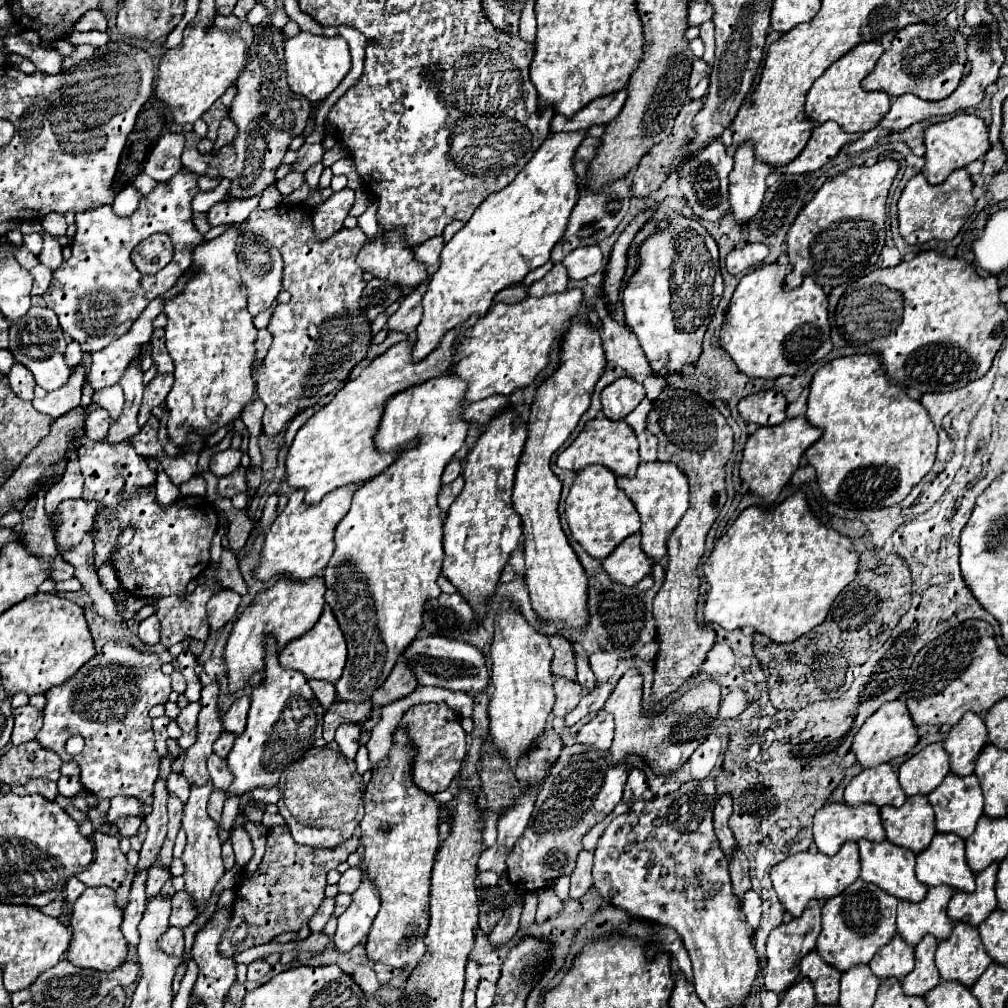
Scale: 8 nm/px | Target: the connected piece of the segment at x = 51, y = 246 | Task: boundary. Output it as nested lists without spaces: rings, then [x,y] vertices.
[[[44,233],[44,247],[40,251],[40,263],[42,265],[48,265],[52,269],[58,269],[58,265],[62,263],[62,245],[50,235],[50,233]]]

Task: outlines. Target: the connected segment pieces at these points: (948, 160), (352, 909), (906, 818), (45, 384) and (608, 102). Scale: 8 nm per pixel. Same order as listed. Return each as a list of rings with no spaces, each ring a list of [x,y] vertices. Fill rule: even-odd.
[[[958,113],[954,117],[950,117],[948,121],[930,125],[926,129],[924,135],[924,145],[926,145],[926,165],[924,165],[924,175],[928,179],[928,183],[938,185],[942,183],[952,171],[966,167],[968,163],[984,157],[990,149],[990,141],[988,141],[988,127],[986,123],[976,117],[976,115],[968,115],[968,113]]]
[[[362,867],[362,883],[352,893],[350,907],[338,917],[338,929],[332,937],[336,949],[350,951],[354,945],[362,943],[372,927],[378,909],[380,909],[380,893]]]
[[[924,795],[908,797],[906,803],[898,809],[890,805],[882,807],[880,819],[886,831],[886,839],[894,845],[914,851],[916,855],[922,853],[936,835],[934,811],[928,803],[928,797]]]
[[[32,305],[30,311],[24,317],[20,317],[20,321],[16,321],[16,325],[10,325],[10,351],[12,351],[14,359],[18,363],[22,363],[24,367],[28,367],[32,371],[36,383],[46,391],[54,391],[54,389],[62,387],[72,373],[66,367],[64,349],[66,349],[64,331],[58,325],[56,313],[48,307]]]
[[[626,89],[612,93],[608,97],[598,97],[596,101],[592,101],[592,105],[586,105],[584,109],[580,109],[580,113],[576,113],[576,117],[566,119],[566,117],[554,117],[550,121],[550,131],[580,131],[580,129],[588,129],[592,125],[602,125],[602,123],[610,123],[620,109],[624,107],[626,101]]]

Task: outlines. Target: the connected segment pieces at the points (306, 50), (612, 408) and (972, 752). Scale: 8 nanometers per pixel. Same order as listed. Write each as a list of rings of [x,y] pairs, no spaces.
[[[300,33],[286,41],[284,45],[286,53],[286,75],[288,85],[296,95],[306,97],[310,103],[326,99],[348,75],[352,63],[350,63],[350,49],[342,37],[316,37],[312,33]]]
[[[620,377],[600,393],[602,413],[614,421],[624,419],[630,411],[634,411],[638,407],[638,403],[644,399],[644,395],[646,395],[646,391],[644,391],[642,383],[634,381],[632,377]]]
[[[966,713],[958,725],[954,725],[944,741],[944,749],[950,755],[952,773],[962,773],[962,777],[974,773],[974,763],[978,753],[988,741],[986,725],[976,713]]]

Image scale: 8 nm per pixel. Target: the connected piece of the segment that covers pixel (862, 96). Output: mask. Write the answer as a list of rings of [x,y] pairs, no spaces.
[[[872,41],[860,43],[852,51],[848,51],[844,57],[840,57],[834,65],[830,65],[824,71],[824,75],[816,79],[816,83],[808,93],[808,101],[806,101],[808,119],[814,123],[836,121],[848,133],[868,133],[870,129],[874,129],[884,119],[884,113],[888,113],[890,95],[868,93],[860,87],[860,83],[874,69],[882,53],[884,53],[884,47],[880,43],[872,43]]]

